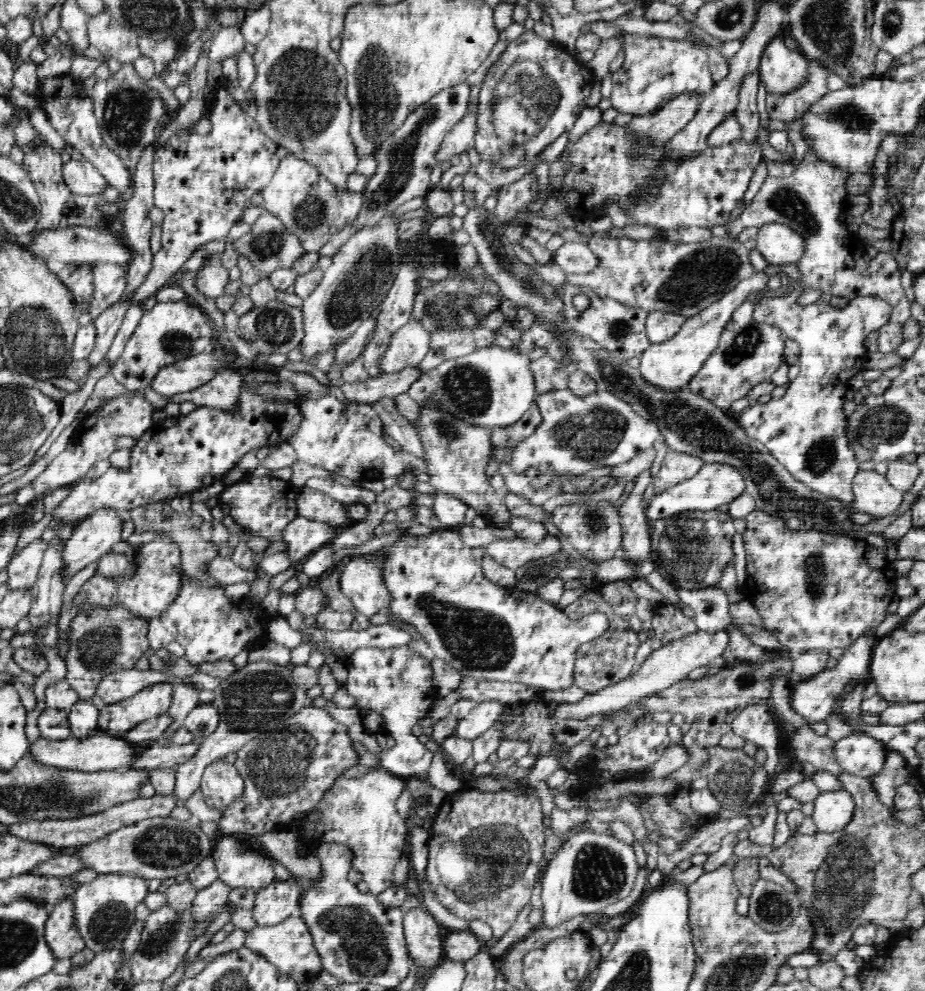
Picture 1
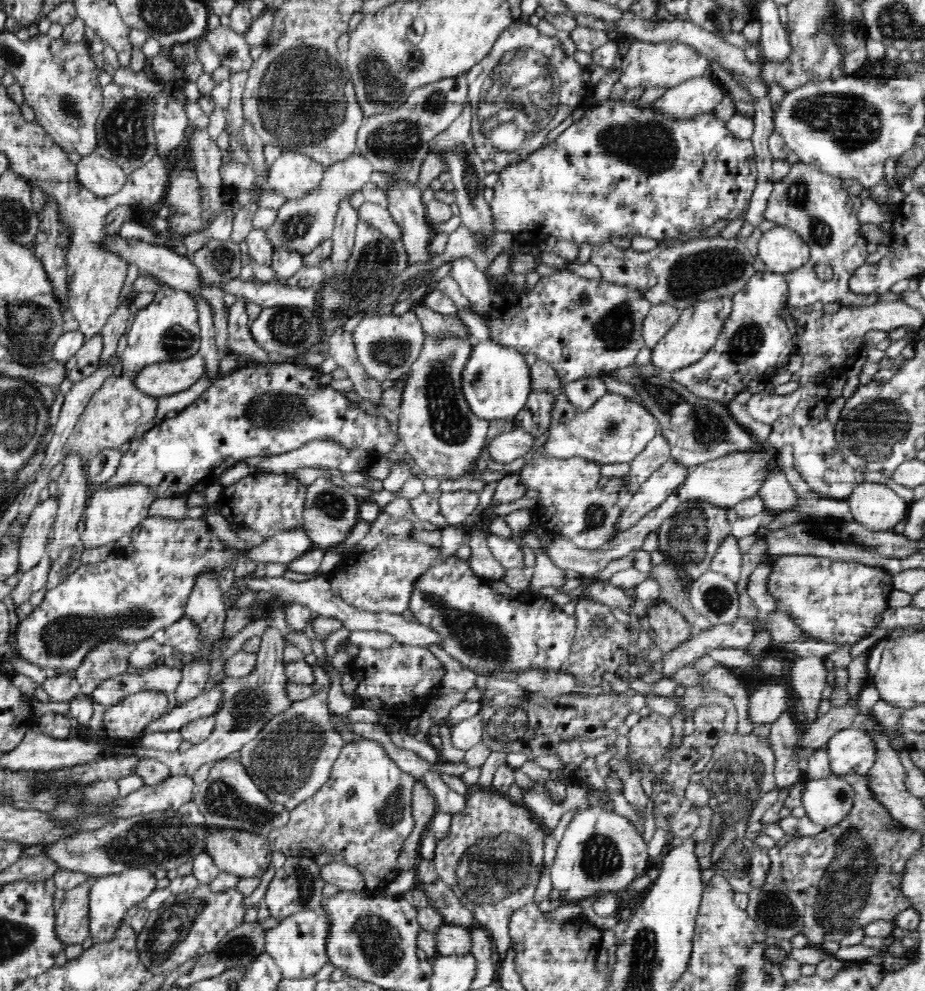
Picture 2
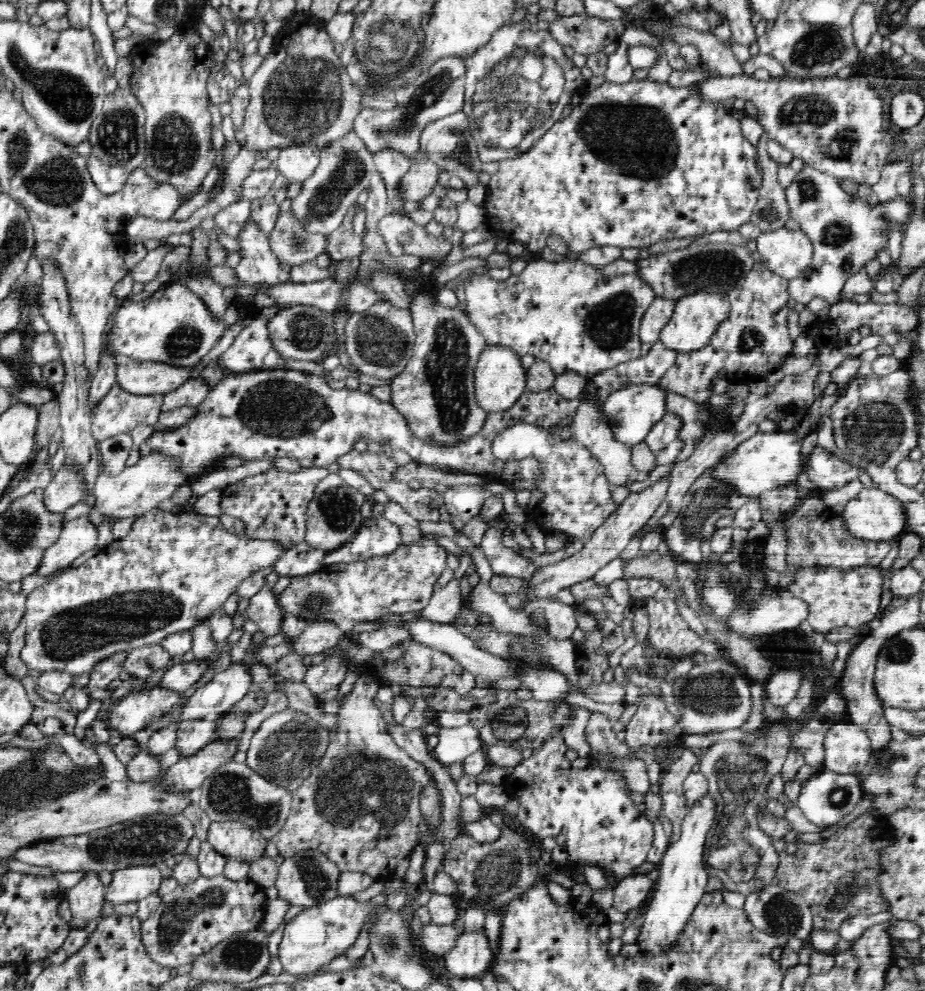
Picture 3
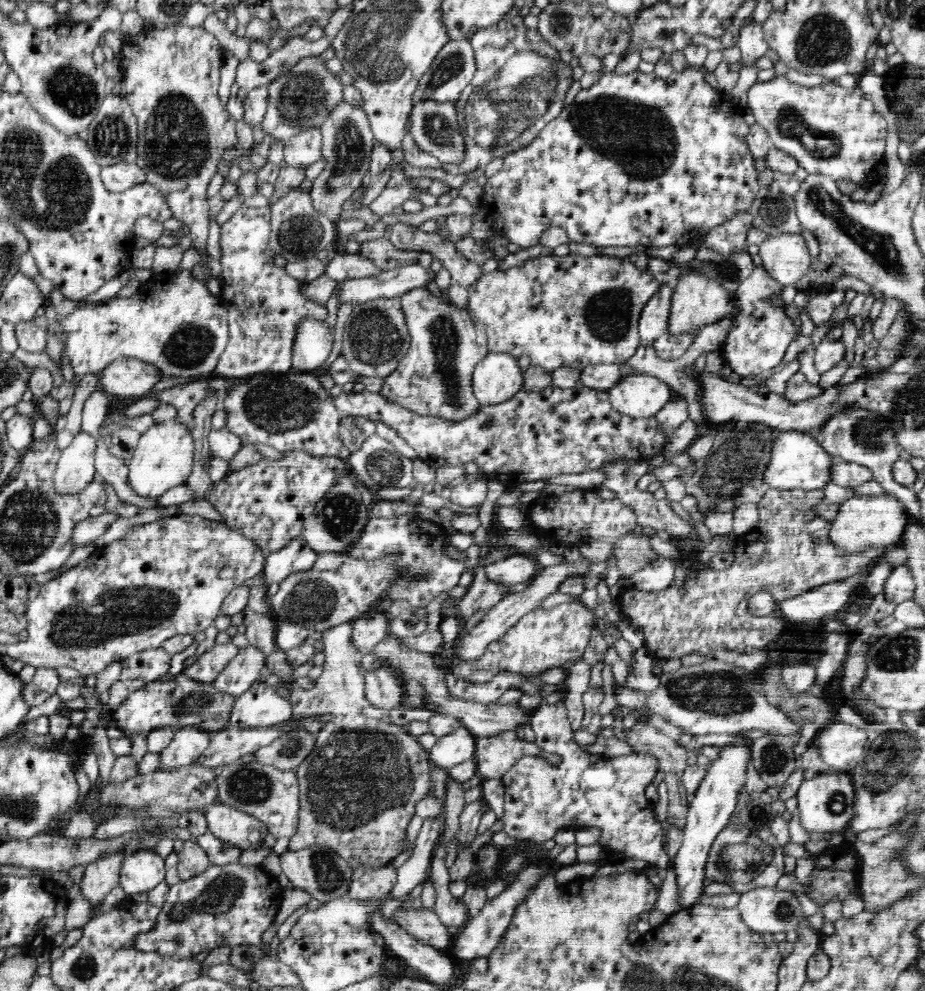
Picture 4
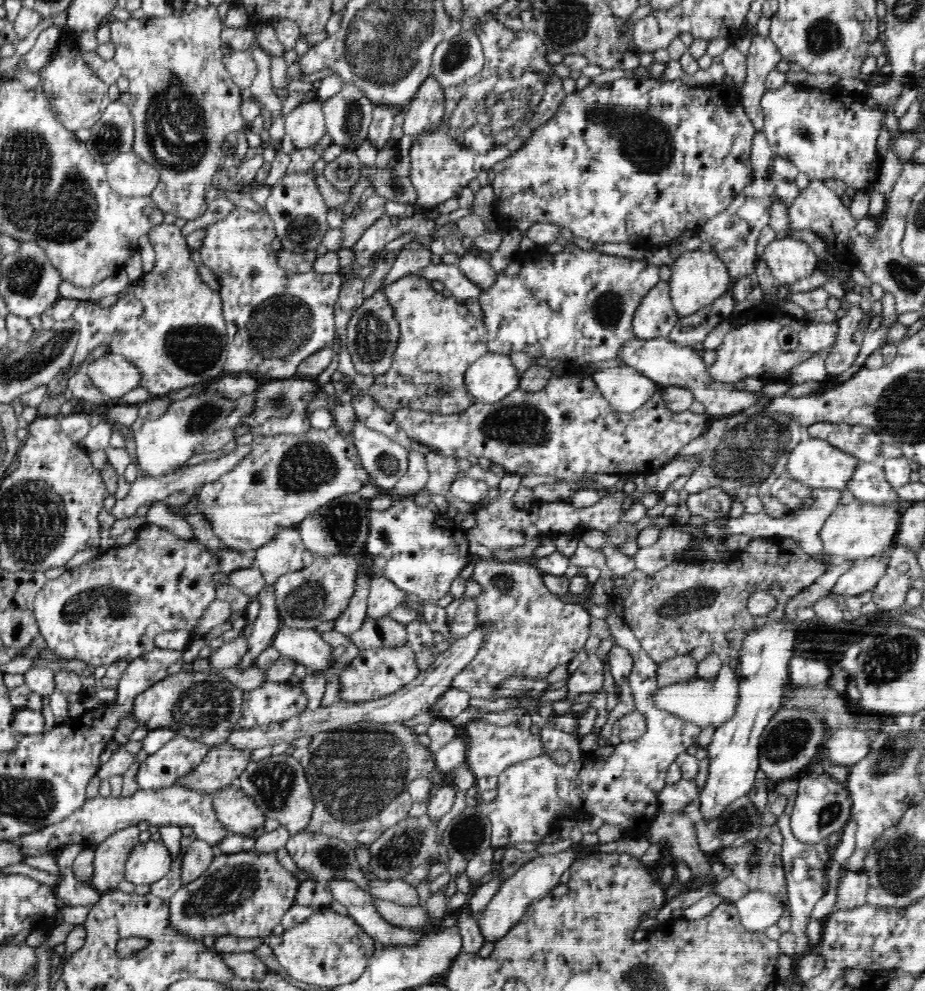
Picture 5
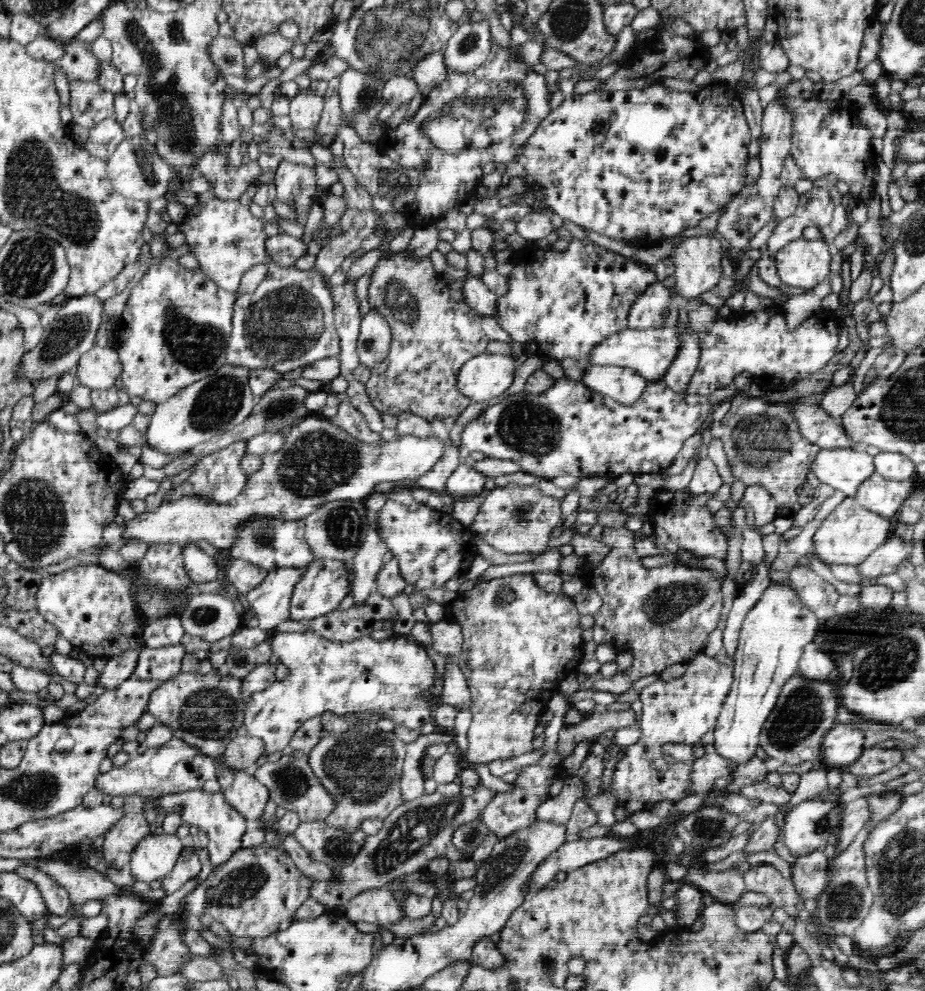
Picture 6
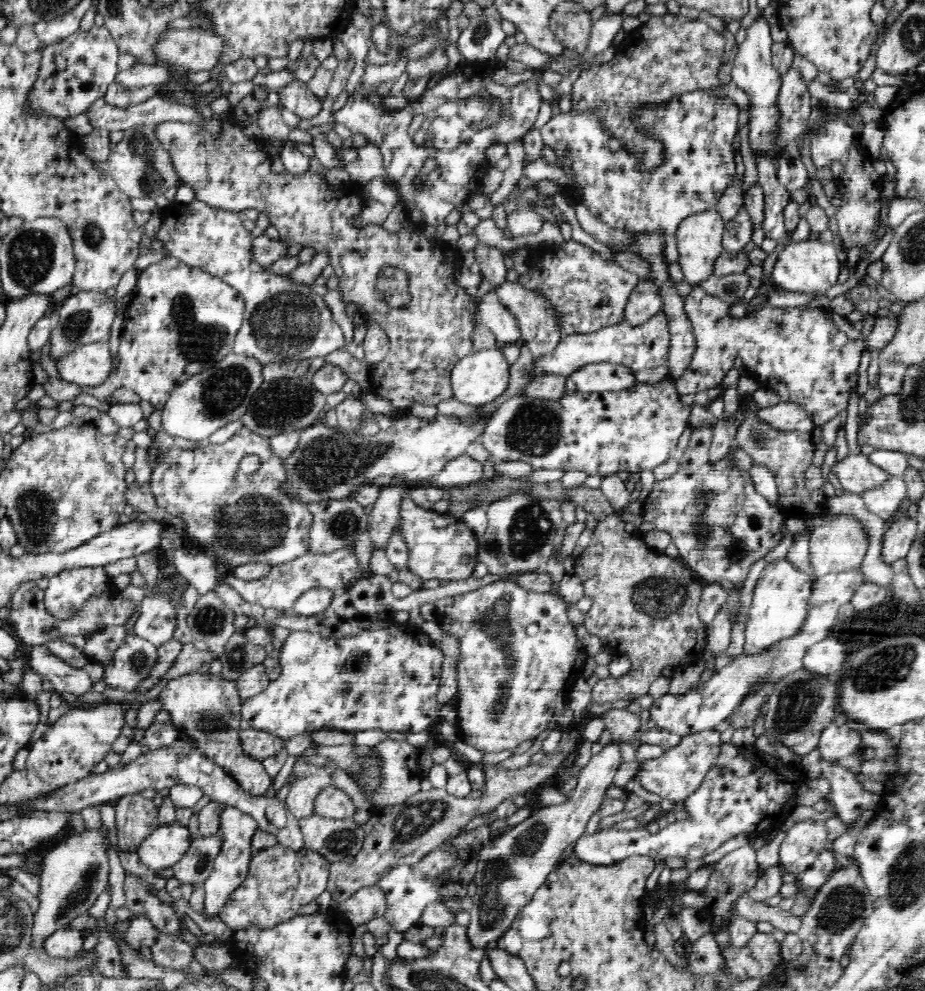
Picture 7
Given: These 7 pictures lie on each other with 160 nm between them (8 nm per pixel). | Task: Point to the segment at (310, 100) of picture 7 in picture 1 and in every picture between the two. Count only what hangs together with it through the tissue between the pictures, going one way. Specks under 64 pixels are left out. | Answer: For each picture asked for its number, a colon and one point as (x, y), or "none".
1: (309, 206)
2: (293, 174)
3: (297, 163)
4: (300, 151)
5: (305, 125)
6: (305, 110)

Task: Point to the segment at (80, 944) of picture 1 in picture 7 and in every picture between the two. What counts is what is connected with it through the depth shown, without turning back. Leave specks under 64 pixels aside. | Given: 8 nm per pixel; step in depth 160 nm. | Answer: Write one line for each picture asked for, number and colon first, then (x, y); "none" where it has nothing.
2: (72, 918)
3: (86, 900)
4: (101, 876)
5: (111, 854)
6: (119, 842)
7: (136, 818)

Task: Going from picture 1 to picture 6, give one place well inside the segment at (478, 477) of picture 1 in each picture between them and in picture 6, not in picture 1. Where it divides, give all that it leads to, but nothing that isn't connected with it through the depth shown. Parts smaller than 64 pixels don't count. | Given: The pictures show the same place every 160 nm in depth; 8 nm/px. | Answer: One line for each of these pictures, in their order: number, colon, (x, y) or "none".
2: (440, 432)
3: (435, 393)
4: (434, 378)
5: (440, 337)
6: (434, 330)

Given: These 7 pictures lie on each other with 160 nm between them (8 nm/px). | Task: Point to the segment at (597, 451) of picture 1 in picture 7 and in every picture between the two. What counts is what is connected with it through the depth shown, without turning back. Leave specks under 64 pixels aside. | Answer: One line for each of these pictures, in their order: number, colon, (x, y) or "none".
2: (615, 430)
3: (635, 410)
4: (639, 395)
5: (626, 390)
6: (624, 385)
7: (601, 377)

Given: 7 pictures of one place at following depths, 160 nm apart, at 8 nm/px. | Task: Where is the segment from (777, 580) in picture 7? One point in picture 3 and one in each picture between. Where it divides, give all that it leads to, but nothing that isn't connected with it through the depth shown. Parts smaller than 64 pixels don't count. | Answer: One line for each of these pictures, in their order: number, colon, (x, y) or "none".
3: (683, 877)
4: (715, 801)
5: (764, 657)
6: (776, 629)

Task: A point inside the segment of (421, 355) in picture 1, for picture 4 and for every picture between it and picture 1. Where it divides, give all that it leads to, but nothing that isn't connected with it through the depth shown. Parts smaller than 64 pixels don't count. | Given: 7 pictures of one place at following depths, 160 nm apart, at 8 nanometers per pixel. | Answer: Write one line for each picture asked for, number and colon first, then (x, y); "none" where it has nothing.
2: (387, 346)
3: (380, 341)
4: (376, 337)

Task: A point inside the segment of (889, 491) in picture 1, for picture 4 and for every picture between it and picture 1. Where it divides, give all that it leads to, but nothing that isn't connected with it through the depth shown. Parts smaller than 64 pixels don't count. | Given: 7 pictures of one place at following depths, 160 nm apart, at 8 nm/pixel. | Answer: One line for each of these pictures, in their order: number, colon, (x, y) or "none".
2: (874, 505)
3: (874, 515)
4: (863, 523)

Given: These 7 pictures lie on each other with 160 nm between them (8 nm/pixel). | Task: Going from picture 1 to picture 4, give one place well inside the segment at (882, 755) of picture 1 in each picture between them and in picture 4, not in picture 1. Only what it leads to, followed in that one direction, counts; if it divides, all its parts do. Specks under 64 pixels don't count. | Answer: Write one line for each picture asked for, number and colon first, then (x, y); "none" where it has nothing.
2: (851, 751)
3: (847, 748)
4: (841, 745)

